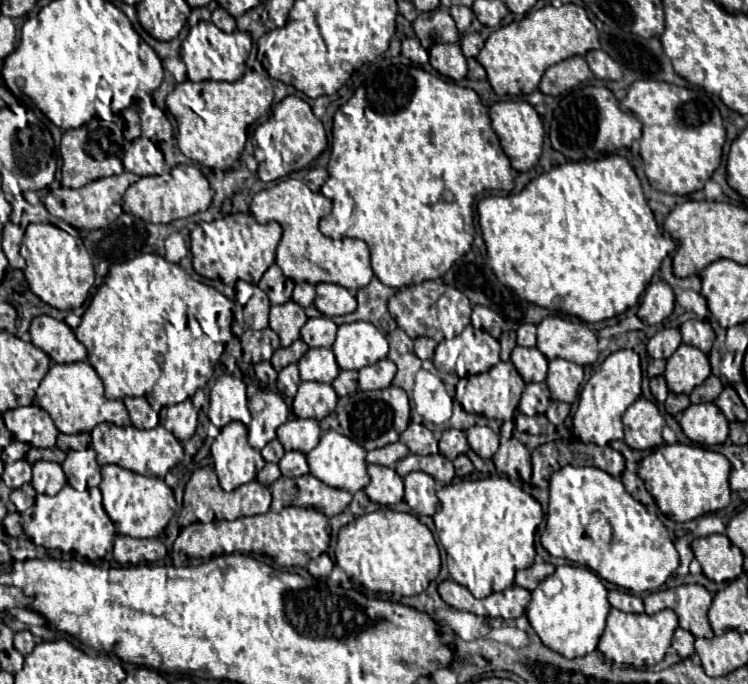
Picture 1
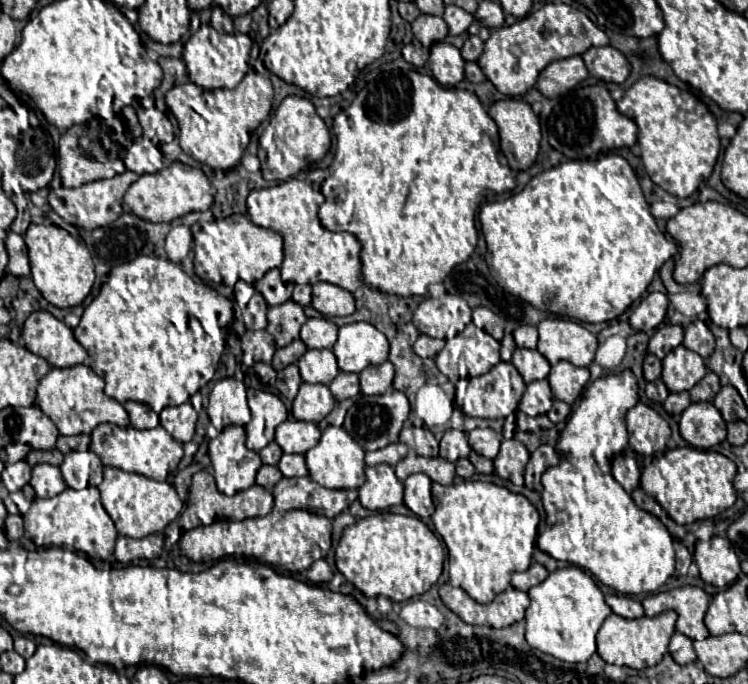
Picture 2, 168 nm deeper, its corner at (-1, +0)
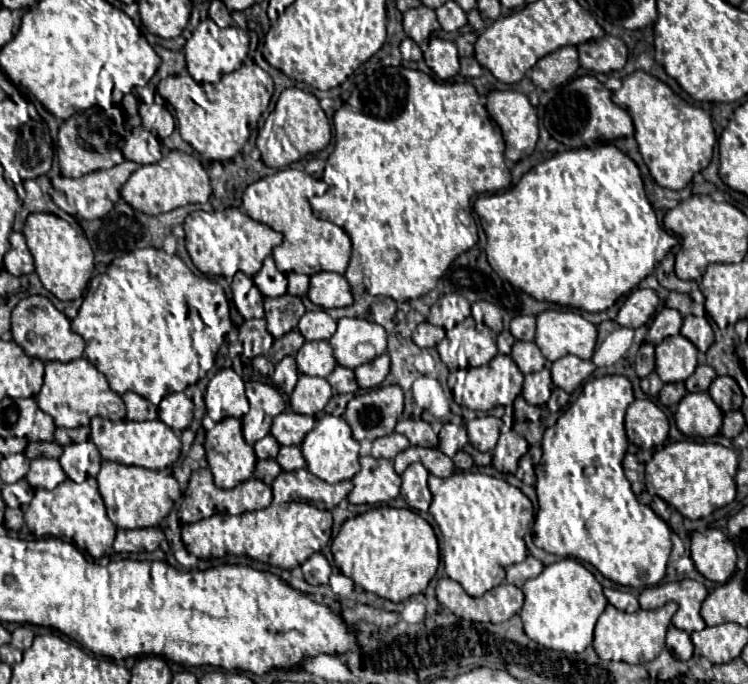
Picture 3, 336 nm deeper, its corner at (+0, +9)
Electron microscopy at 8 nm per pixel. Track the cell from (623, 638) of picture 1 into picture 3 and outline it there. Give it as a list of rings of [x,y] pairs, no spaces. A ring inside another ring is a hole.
[[[667,602],[657,610],[637,610],[633,614],[621,612],[609,604],[597,620],[593,648],[597,656],[601,656],[601,660],[621,660],[627,664],[649,662],[665,648],[665,634],[675,612],[677,612],[677,604],[673,602]]]

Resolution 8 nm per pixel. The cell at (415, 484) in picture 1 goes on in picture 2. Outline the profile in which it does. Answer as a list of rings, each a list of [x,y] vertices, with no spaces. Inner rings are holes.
[[[414,473],[404,481],[404,505],[420,519],[428,519],[434,513],[430,487],[432,481],[424,473]]]

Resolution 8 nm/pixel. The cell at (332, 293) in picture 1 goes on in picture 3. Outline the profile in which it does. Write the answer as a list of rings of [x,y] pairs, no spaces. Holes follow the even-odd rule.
[[[319,272],[311,276],[309,300],[321,308],[343,308],[353,304],[351,288],[345,276],[335,272]]]

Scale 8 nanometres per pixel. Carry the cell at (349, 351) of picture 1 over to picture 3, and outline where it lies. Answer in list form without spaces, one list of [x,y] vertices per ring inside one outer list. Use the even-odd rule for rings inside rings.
[[[341,318],[337,322],[337,332],[331,336],[331,346],[335,352],[335,358],[345,368],[357,368],[359,364],[365,364],[377,356],[381,356],[387,350],[387,332],[377,322],[369,322],[363,318]]]

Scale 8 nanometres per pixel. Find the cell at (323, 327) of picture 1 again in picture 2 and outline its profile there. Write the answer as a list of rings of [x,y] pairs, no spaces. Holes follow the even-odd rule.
[[[326,317],[308,319],[300,331],[300,339],[308,349],[332,349],[336,337],[338,337],[338,327]]]

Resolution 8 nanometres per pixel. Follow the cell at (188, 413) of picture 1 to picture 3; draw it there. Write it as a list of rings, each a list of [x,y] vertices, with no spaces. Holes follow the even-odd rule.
[[[183,392],[167,394],[159,404],[159,418],[179,434],[193,420],[193,402]]]

